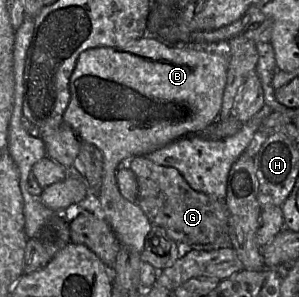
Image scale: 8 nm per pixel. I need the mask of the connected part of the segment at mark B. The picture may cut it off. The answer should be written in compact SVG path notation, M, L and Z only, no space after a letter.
M149 34L125 46L99 46L79 55L70 77L70 100L62 120L72 128L81 142L92 144L102 152L103 175L97 210L121 246L140 254L152 224L136 201L129 201L120 194L116 181L118 167L134 156L148 155L213 123L221 111L227 70L228 56L222 48L175 46Z

